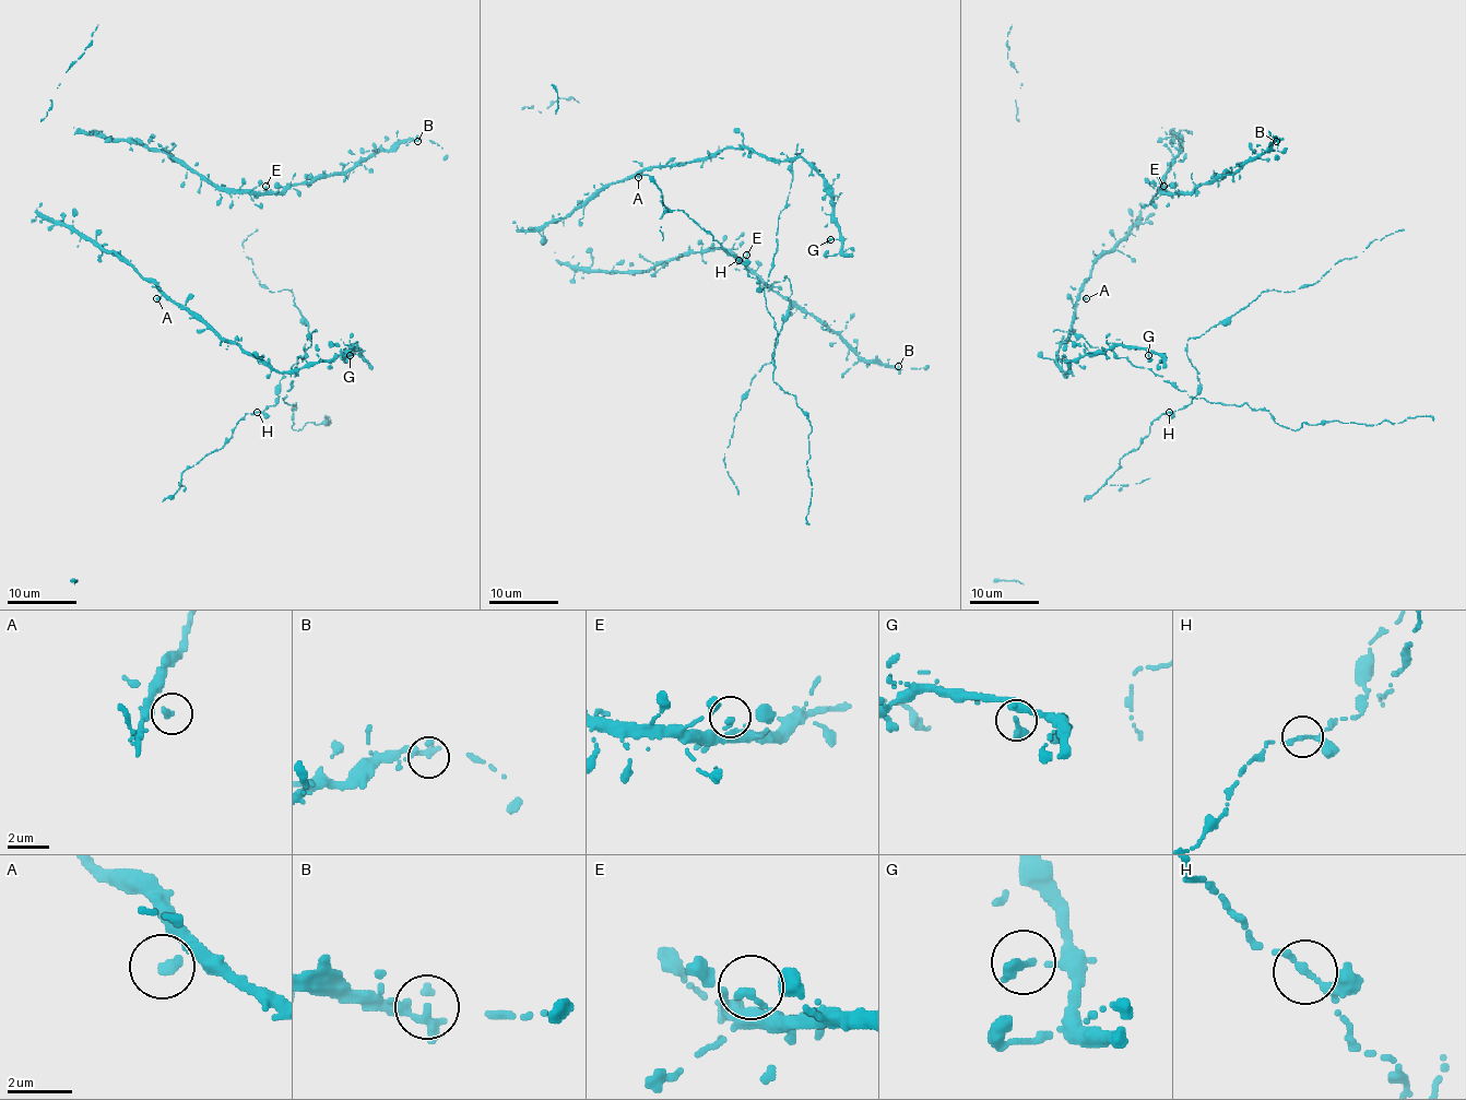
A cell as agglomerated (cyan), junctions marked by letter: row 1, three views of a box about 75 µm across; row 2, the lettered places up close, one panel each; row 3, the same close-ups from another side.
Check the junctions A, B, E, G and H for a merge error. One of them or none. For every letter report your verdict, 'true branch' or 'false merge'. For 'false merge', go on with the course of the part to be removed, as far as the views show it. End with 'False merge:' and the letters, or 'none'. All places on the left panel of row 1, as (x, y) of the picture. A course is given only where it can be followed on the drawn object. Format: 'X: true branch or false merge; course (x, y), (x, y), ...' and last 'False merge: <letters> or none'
A: true branch
B: true branch
E: true branch
G: true branch
H: true branch
False merge: none

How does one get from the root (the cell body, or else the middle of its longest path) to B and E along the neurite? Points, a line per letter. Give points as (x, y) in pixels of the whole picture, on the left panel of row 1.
B: (246, 191), (284, 193), (293, 185), (344, 174), (380, 150), (394, 150), (401, 143), (417, 141)
E: (246, 191), (260, 191), (265, 186)

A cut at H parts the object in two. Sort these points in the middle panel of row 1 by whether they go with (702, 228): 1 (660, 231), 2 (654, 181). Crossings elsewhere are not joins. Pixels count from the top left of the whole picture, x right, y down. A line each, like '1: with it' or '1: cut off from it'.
1: with it
2: with it

